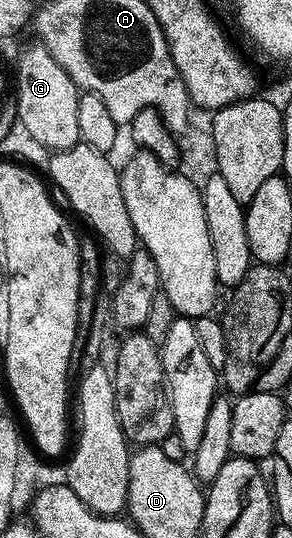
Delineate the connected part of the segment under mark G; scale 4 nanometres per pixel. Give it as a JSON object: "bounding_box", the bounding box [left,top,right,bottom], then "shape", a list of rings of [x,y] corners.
{"bounding_box":[16,42,82,152],"shape":[[[39,42],[28,44],[16,60],[16,114],[19,127],[28,131],[36,144],[52,152],[61,152],[80,143],[78,130],[78,102],[82,93],[76,83],[54,62],[54,54]]]}

